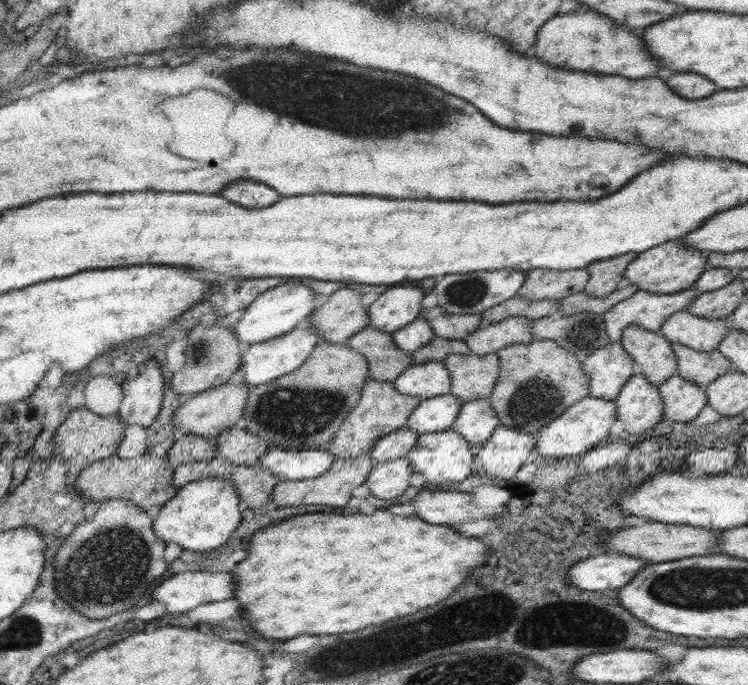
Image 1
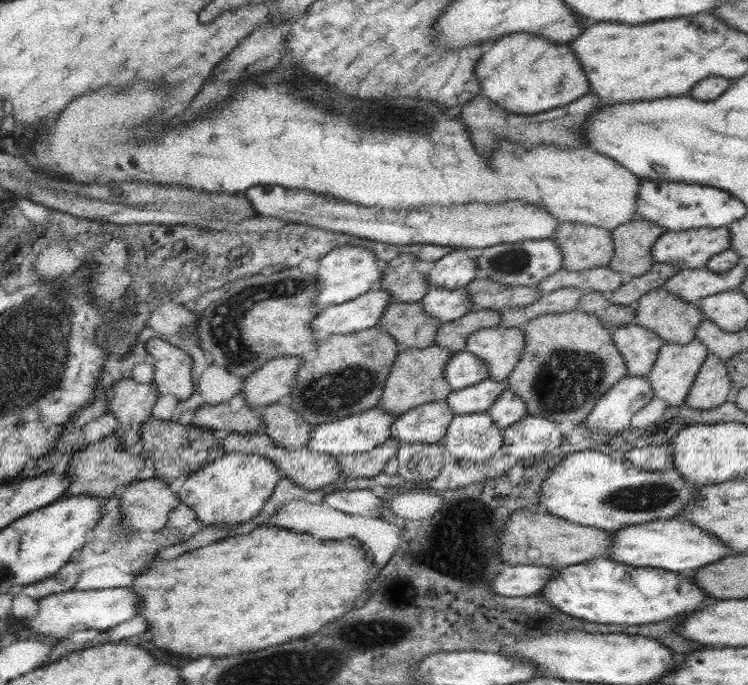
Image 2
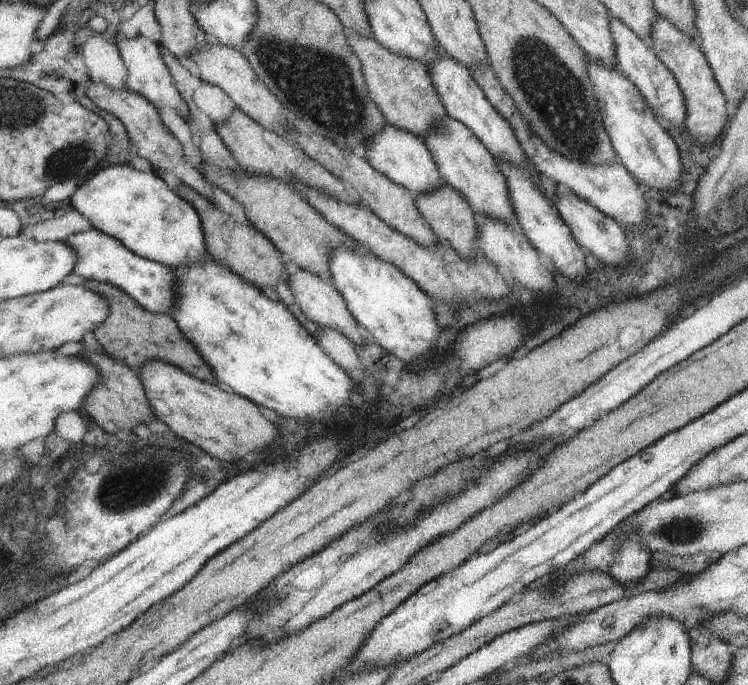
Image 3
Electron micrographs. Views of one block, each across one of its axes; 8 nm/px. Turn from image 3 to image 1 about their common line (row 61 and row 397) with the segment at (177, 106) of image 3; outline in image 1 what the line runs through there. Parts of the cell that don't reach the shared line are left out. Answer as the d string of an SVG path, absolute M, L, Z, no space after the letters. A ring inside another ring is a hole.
M142 358L146 371L130 376L122 383L124 398L117 412L124 425L140 424L150 426L158 417L164 399L164 379L162 370L155 359Z

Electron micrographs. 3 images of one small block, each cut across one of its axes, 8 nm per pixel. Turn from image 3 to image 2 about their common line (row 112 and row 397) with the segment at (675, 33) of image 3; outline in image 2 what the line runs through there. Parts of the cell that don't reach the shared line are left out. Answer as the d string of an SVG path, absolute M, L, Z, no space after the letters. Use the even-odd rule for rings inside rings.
M708 352L684 402L690 408L710 410L731 399L732 383L724 361Z

